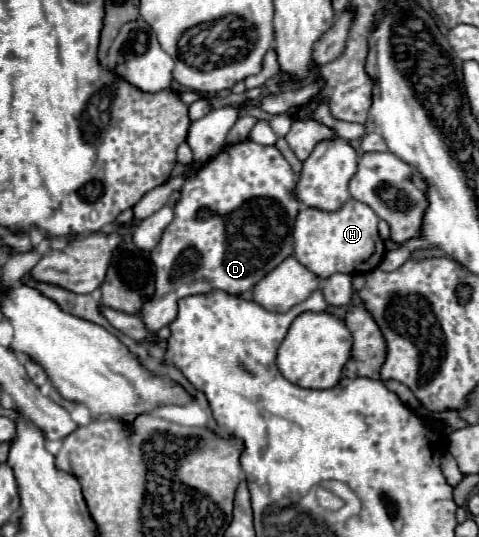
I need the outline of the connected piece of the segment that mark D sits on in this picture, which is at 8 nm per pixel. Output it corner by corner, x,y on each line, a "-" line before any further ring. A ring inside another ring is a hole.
250,139
234,143
234,145
226,145
216,157
212,157
208,163
204,163
200,169
196,169
190,177
186,177
186,181
184,181
184,185
180,189
180,201
174,207
174,219
164,229
164,235
162,235
162,241
158,243
158,247
150,253
154,265
156,265
156,295
148,303
144,303
144,311
140,313
144,323
148,323
148,327
152,327
152,331
158,331
164,325
170,325
178,315
178,301
182,297
188,297
188,295
208,293
208,291
214,291
214,289
226,291
230,295
242,295
244,291
250,291
256,285
256,279
262,279
264,275
268,275
268,271
272,271
272,267
280,265
286,257
290,257
292,255
292,223
296,221
298,207
300,207
300,201
294,195
294,187
296,187
294,171
288,165
288,161
282,157
282,153
276,147
258,145
258,143
250,141

